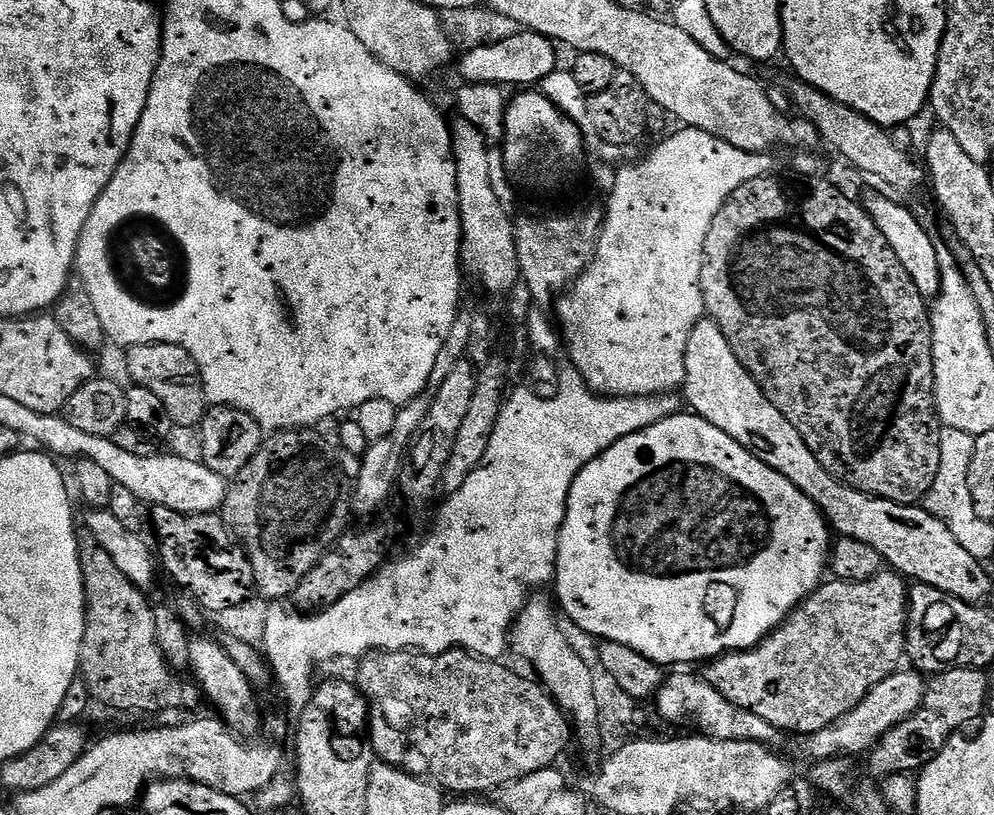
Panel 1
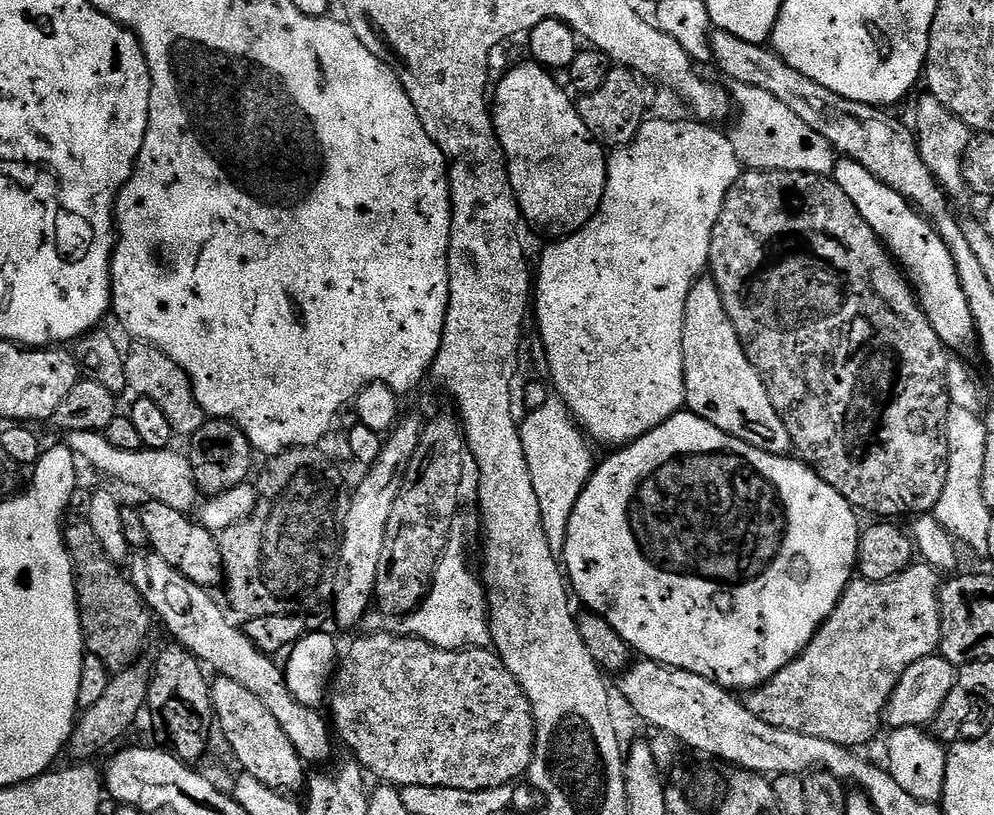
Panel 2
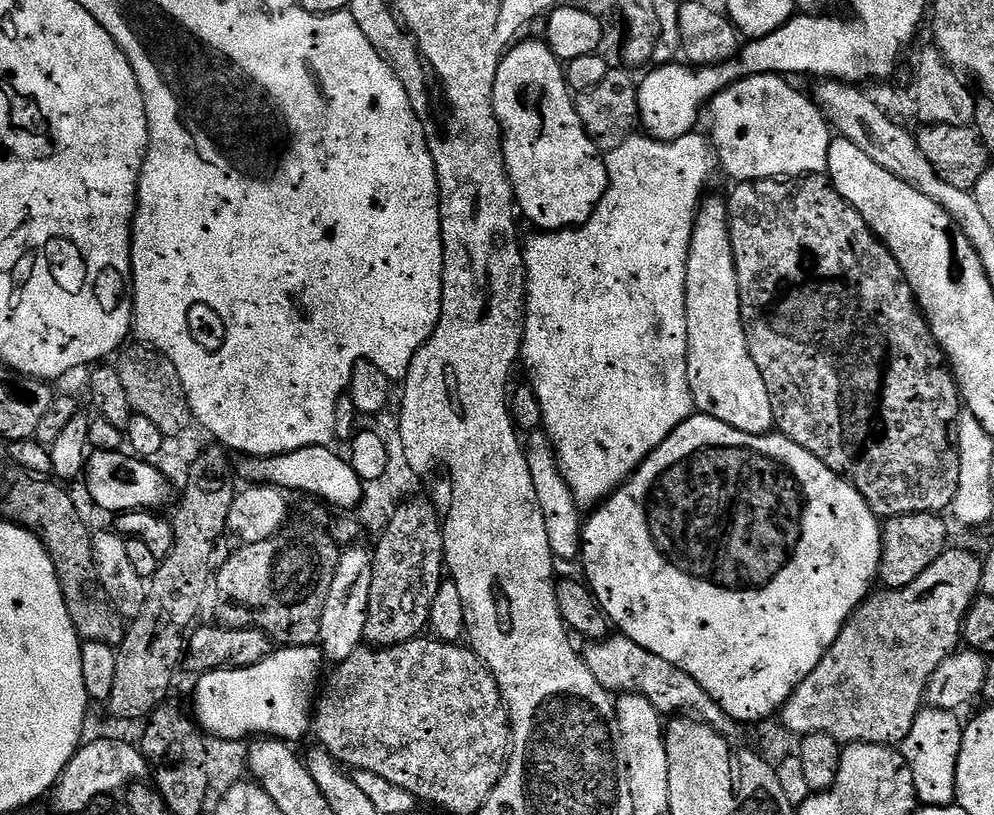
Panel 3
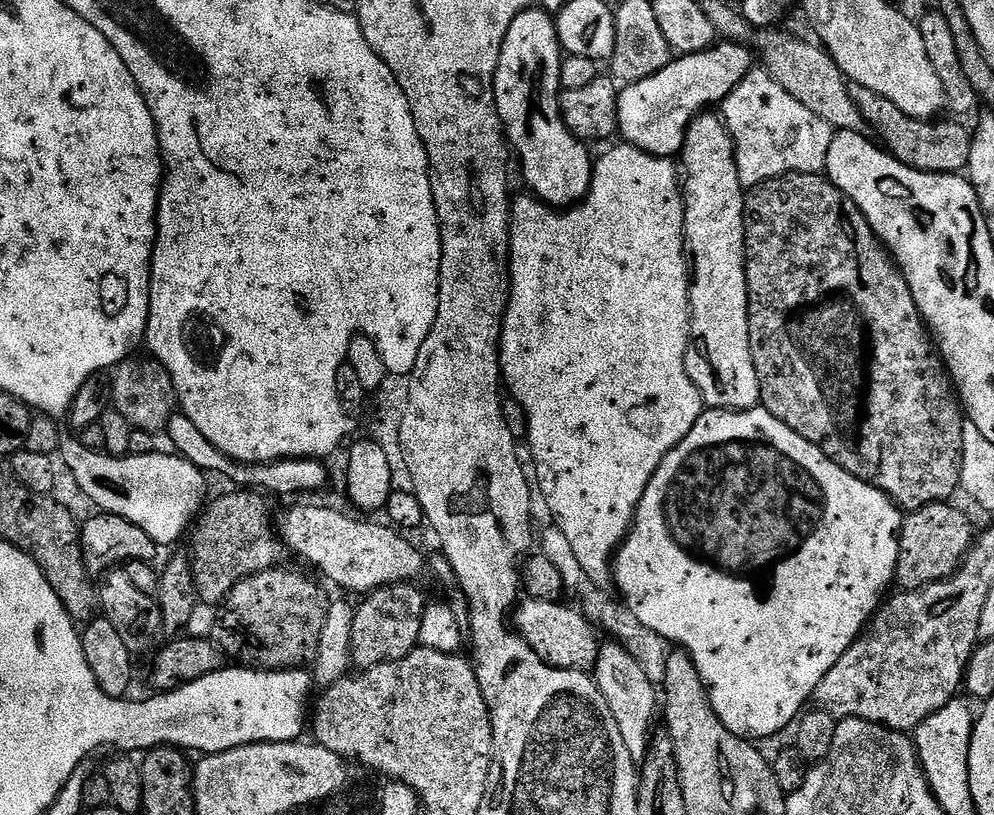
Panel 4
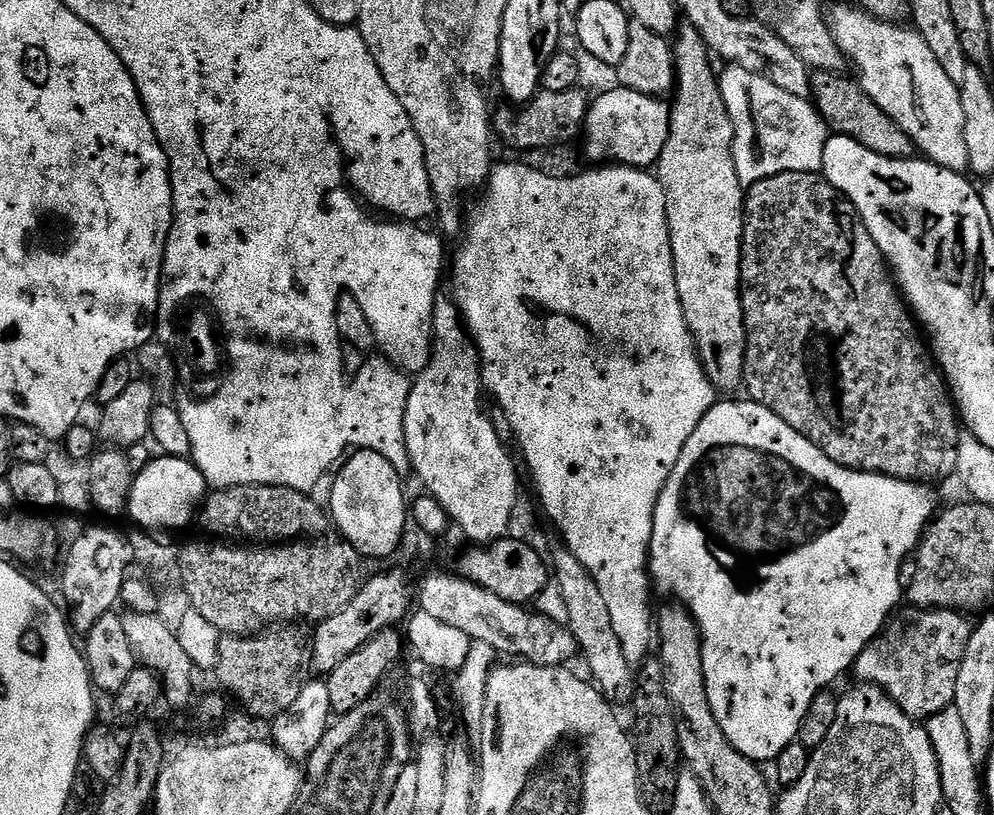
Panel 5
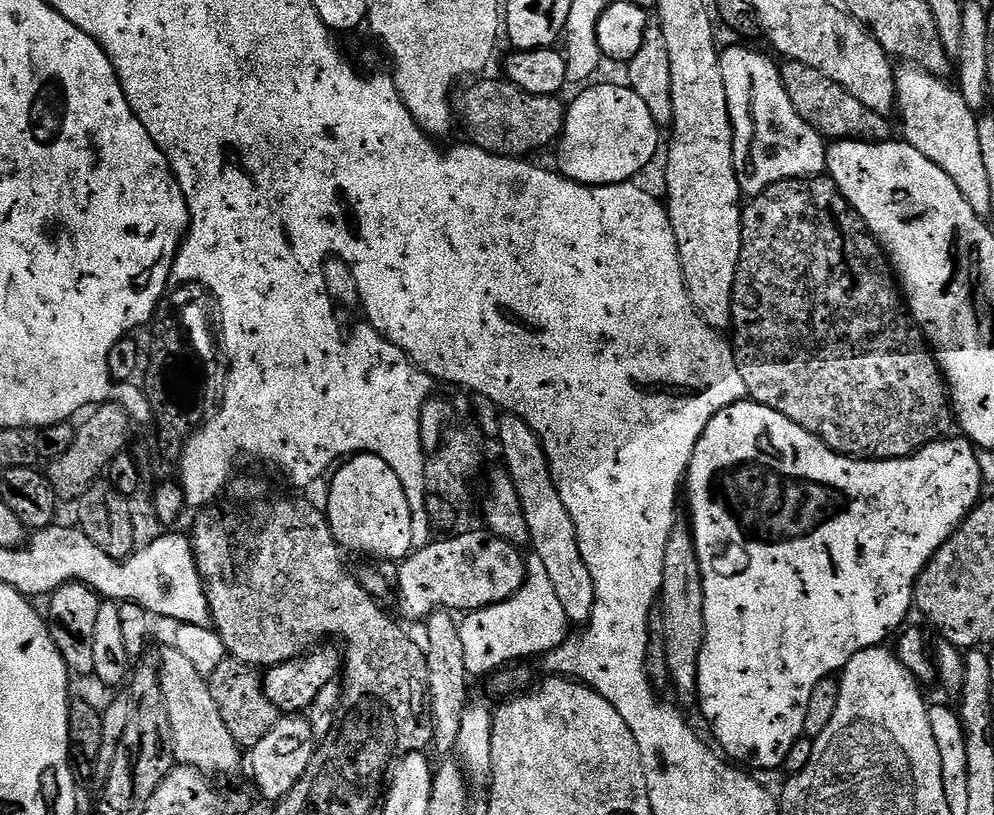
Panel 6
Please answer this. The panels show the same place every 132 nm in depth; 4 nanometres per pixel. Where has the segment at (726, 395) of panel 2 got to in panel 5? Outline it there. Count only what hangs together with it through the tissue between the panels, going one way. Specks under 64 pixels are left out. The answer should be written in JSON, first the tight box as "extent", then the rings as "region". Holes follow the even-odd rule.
{"extent":[654,22,746,394],"region":[[[684,22],[679,25],[674,36],[674,55],[675,87],[670,100],[670,134],[666,138],[666,146],[662,146],[662,154],[654,172],[664,187],[668,237],[684,317],[710,382],[721,393],[728,394],[731,388],[741,387],[746,358],[746,326],[740,297],[740,247],[744,237],[746,188],[741,184],[734,166],[734,126],[720,93],[720,78],[717,69],[712,69],[713,57],[708,43],[693,24]]]}

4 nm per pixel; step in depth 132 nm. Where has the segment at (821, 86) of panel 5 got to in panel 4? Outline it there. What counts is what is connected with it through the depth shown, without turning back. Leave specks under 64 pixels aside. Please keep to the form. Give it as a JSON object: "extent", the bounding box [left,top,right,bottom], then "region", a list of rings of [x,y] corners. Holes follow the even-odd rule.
{"extent":[880,110,972,173],"region":[[[888,110],[880,120],[880,128],[884,131],[883,143],[895,160],[900,160],[919,172],[963,173],[968,167],[970,158],[972,136],[969,129],[959,122],[936,123],[940,122],[915,120],[912,116]]]}

